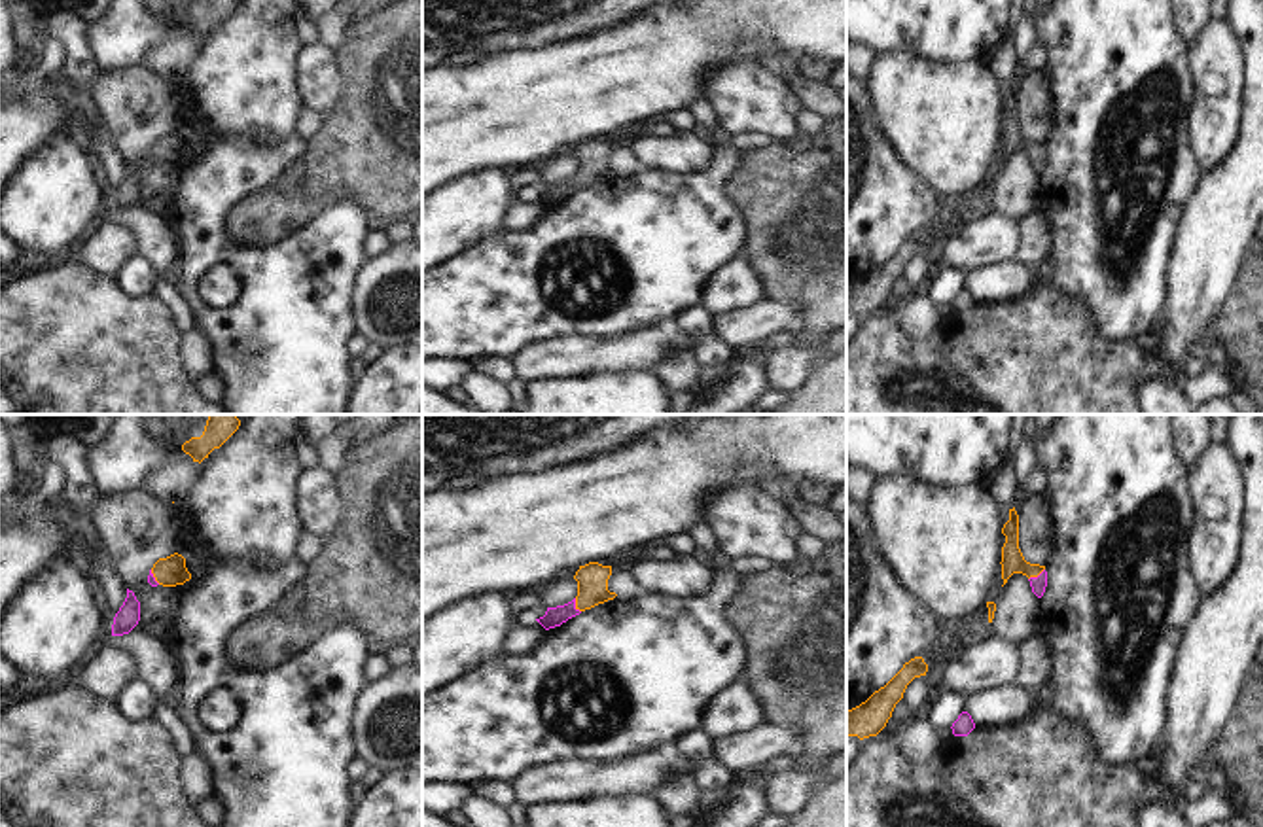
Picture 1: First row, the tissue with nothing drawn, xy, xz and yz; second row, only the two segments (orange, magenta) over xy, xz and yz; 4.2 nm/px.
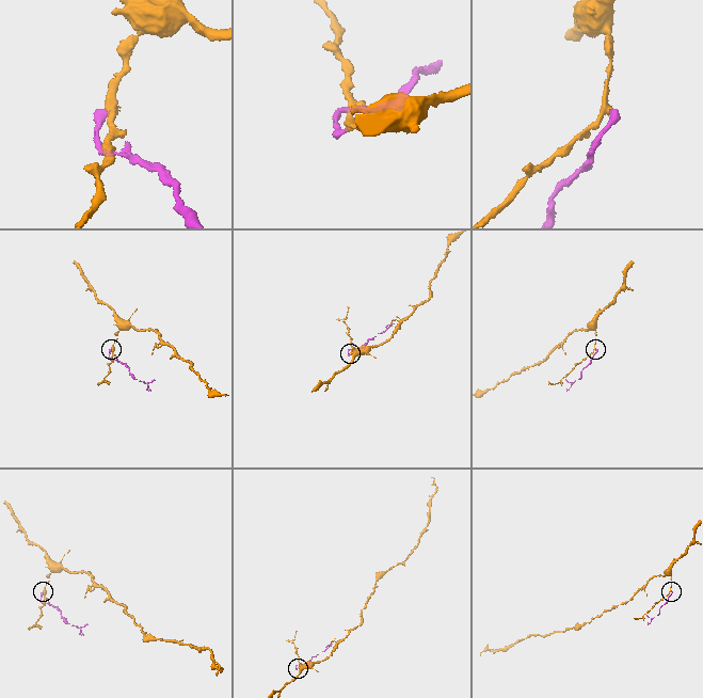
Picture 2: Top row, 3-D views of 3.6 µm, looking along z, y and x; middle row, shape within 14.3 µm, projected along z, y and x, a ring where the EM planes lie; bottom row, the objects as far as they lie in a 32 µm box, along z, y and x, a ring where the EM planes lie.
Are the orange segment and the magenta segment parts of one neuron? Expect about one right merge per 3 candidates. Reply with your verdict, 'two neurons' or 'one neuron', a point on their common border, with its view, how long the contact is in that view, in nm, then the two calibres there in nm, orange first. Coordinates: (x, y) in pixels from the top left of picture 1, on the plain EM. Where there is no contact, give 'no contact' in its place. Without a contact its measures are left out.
one neuron; meets orange in yz at (1036, 152); contact 90 nm long; 100 nm thick on the orange side, 70 nm on the other

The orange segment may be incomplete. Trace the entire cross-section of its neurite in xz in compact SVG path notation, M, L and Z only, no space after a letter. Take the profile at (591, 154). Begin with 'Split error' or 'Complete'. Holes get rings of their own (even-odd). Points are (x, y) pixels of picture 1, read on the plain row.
Split error. M589 138L579 142L574 155L578 157L578 172L557 184L547 184L545 191L536 195L545 206L560 202L568 195L591 185L598 180L614 176L617 170L608 167L608 155L612 151L612 142L602 142L598 138Z

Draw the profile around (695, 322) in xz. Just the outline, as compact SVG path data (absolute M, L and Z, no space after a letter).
M703 303L680 310L674 324L687 339L697 365L708 375L714 375L727 363L731 348L718 337L714 316L703 307Z

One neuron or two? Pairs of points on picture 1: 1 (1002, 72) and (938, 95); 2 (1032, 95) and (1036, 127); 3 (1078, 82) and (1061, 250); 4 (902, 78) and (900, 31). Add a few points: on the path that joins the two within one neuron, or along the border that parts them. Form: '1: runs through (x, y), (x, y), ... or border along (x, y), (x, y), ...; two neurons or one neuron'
1: border along (987, 63), (998, 80); two neurons
2: runs through (1036, 103), (1036, 120); one neuron
3: runs through (1078, 123), (1078, 209); one neuron
4: border along (877, 52), (913, 52), (943, 63); two neurons

